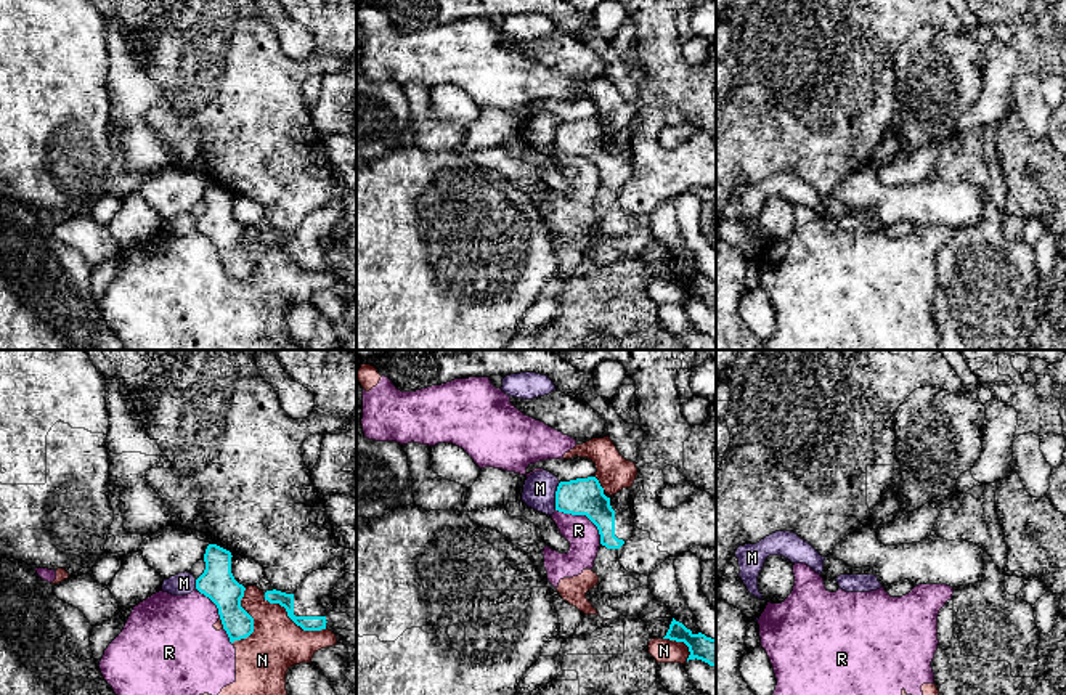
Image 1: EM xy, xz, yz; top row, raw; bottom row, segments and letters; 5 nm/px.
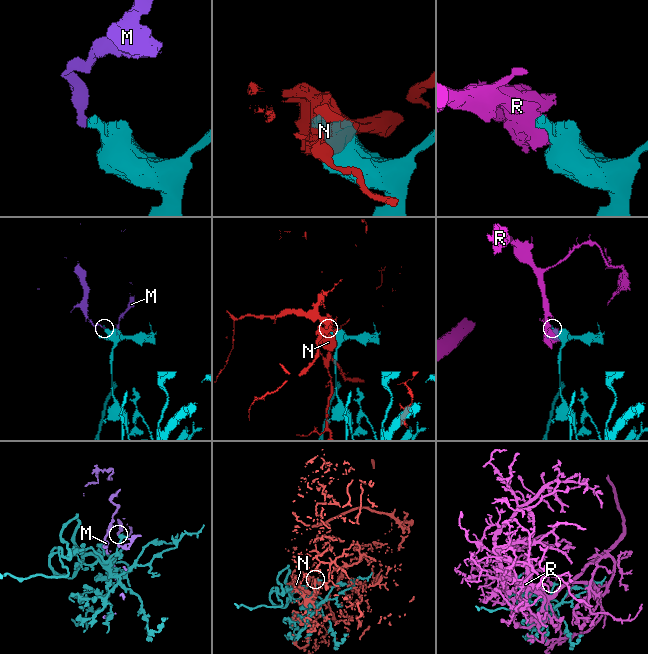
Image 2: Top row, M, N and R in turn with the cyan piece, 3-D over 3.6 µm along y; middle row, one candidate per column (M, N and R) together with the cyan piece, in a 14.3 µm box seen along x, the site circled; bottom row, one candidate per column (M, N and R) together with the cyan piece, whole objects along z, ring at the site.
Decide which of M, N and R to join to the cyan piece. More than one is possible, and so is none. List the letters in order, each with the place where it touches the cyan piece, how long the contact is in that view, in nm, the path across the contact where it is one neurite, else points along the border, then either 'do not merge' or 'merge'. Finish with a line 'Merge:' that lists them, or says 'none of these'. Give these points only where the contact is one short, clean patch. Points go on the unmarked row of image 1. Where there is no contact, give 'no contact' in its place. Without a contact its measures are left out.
M: xz (556, 137) | 150 nm | do not merge
N: xy (292, 260) | 340 nm | do not merge
R: xz (585, 154) | 280 nm | do not merge
Merge: none of these

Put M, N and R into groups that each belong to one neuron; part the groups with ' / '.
M / N R

